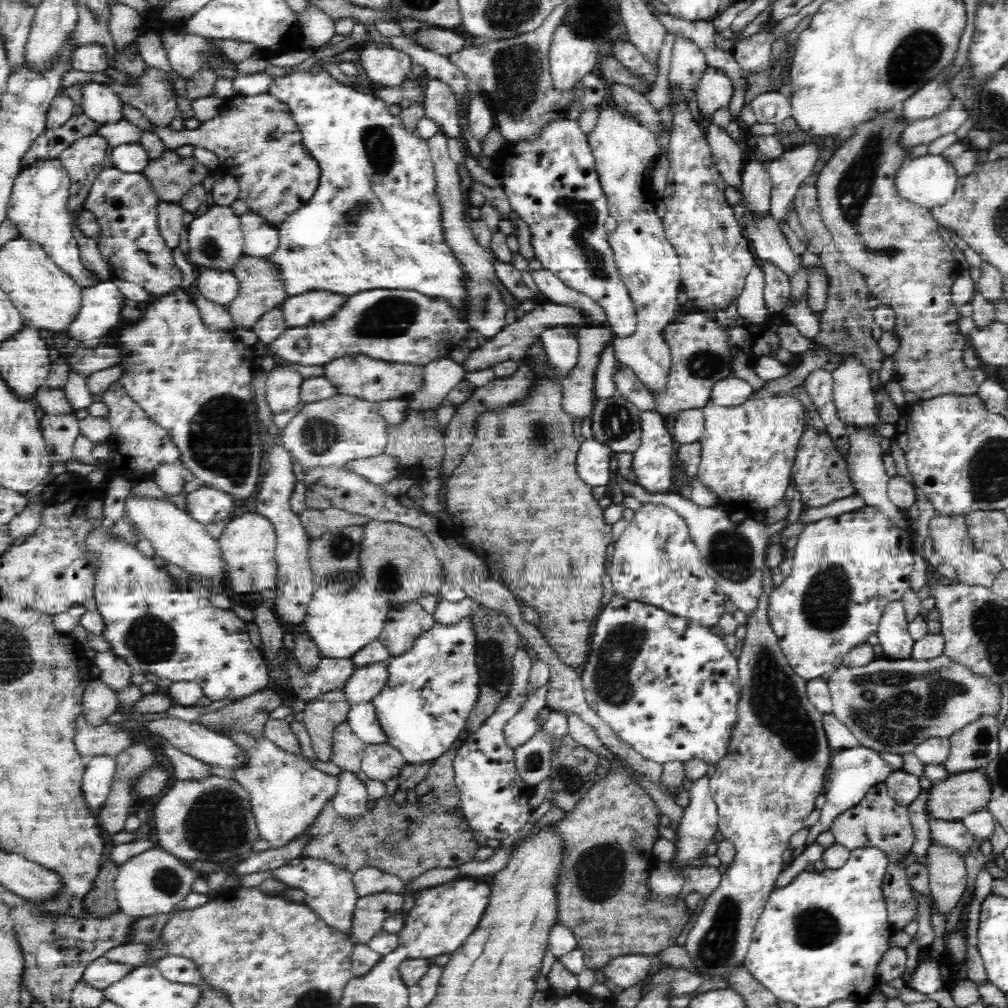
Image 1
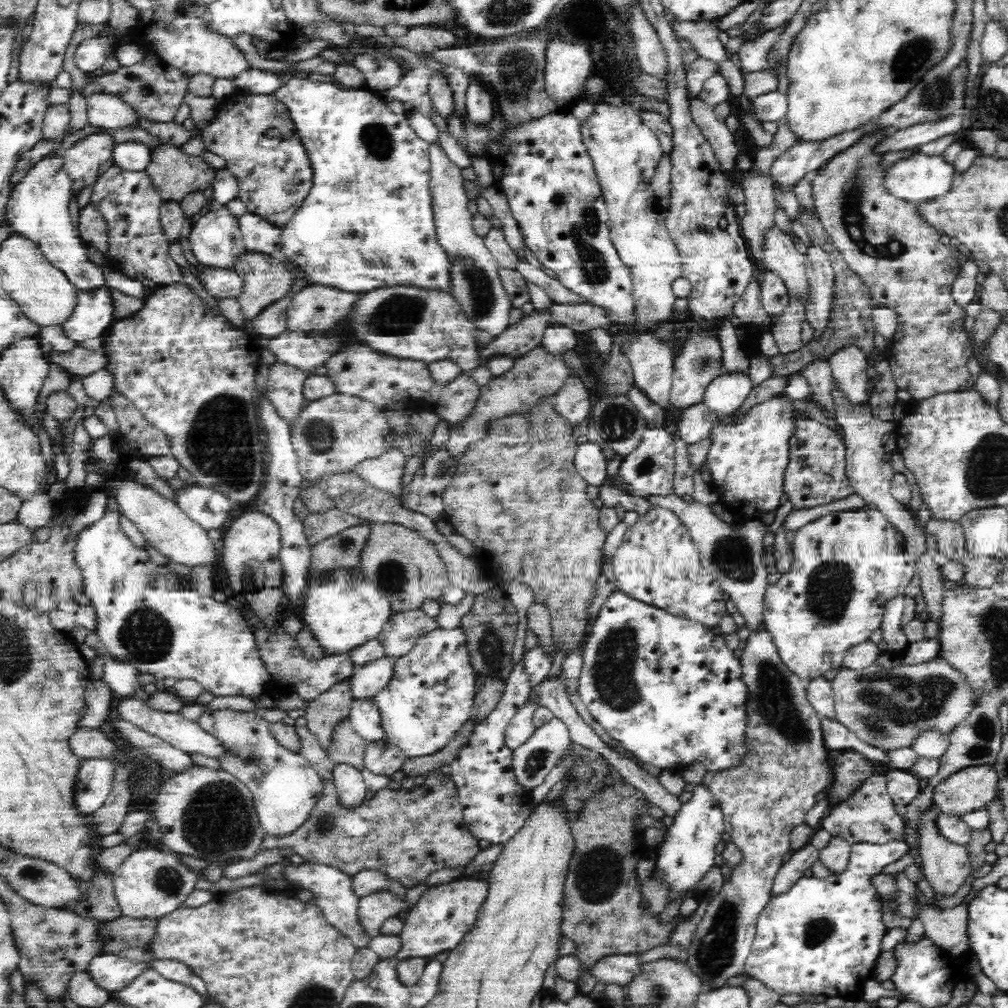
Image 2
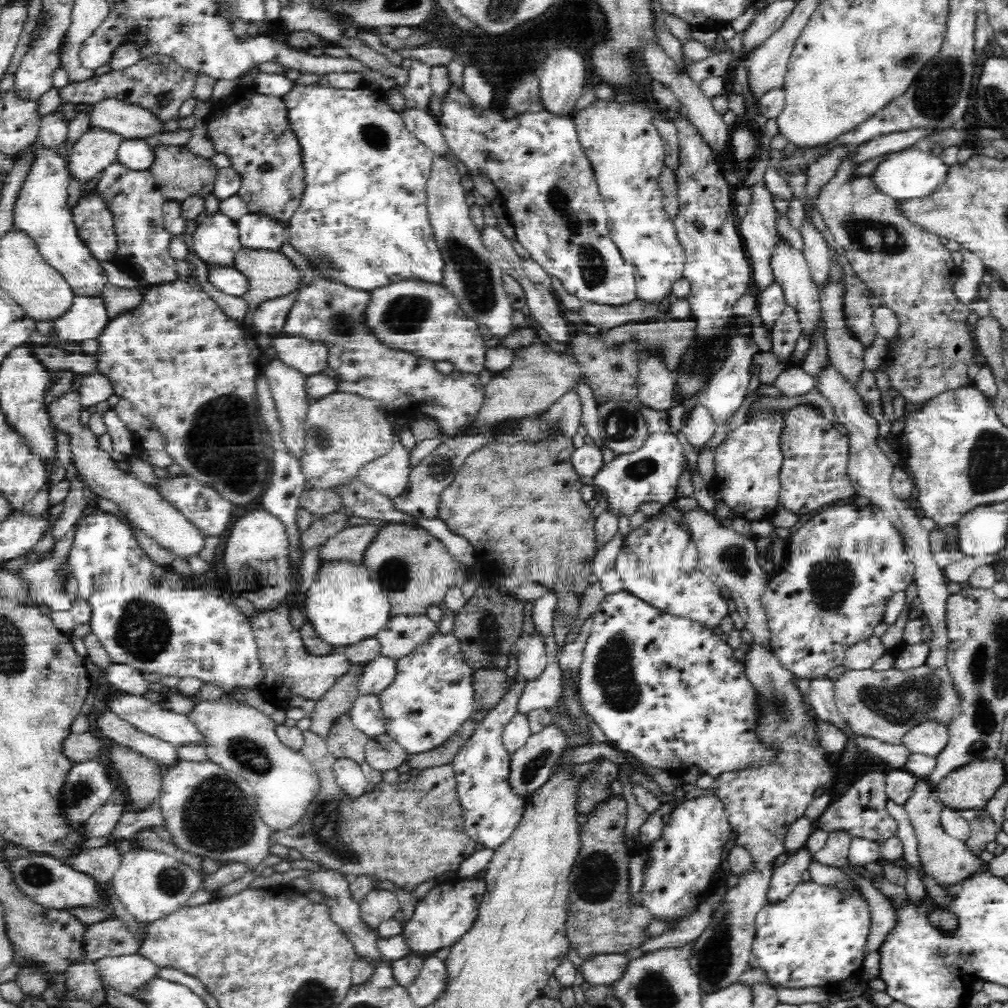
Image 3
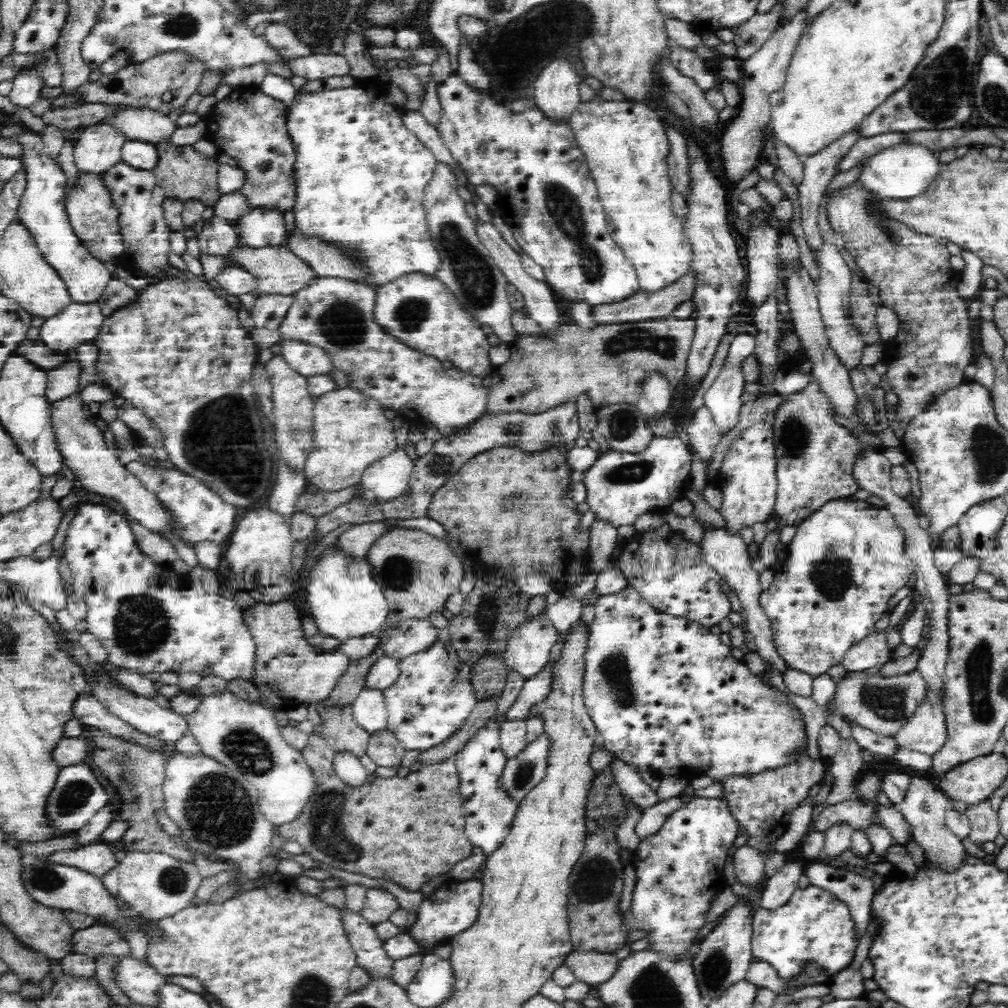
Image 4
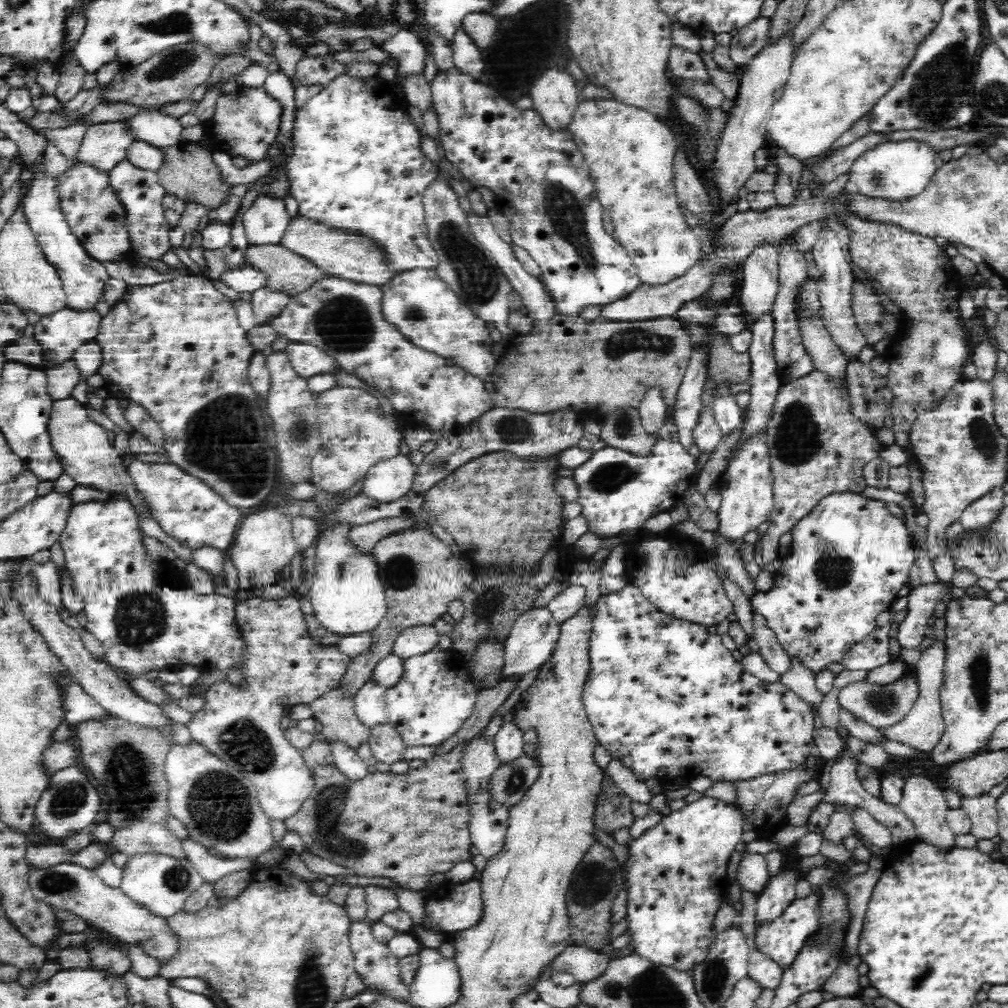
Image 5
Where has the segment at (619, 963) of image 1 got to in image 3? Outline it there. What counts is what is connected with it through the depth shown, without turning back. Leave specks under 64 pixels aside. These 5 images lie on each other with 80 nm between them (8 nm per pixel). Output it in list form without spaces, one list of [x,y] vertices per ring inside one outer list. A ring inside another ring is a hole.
[[[600,954],[584,960],[581,968],[583,980],[592,986],[604,984],[607,987],[623,976],[629,964],[624,954]]]

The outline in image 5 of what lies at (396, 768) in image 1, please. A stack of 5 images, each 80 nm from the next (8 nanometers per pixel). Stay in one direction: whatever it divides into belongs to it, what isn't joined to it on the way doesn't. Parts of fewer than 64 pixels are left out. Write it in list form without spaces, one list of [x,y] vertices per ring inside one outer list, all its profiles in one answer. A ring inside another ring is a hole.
[[[388,721],[370,728],[369,745],[376,760],[386,764],[402,760],[407,747],[403,738]]]

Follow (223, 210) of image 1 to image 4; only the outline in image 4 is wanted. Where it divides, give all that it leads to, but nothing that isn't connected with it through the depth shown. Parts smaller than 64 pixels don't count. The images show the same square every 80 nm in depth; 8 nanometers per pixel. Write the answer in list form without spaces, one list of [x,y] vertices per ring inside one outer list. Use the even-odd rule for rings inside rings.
[[[217,217],[207,220],[202,232],[195,237],[199,242],[201,254],[226,256],[236,244],[236,230],[233,222]]]

